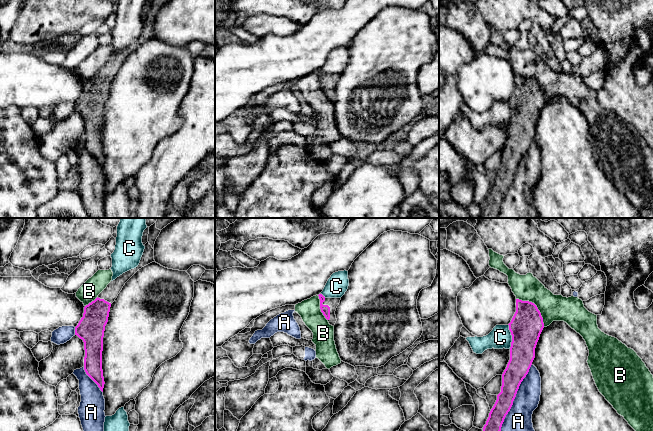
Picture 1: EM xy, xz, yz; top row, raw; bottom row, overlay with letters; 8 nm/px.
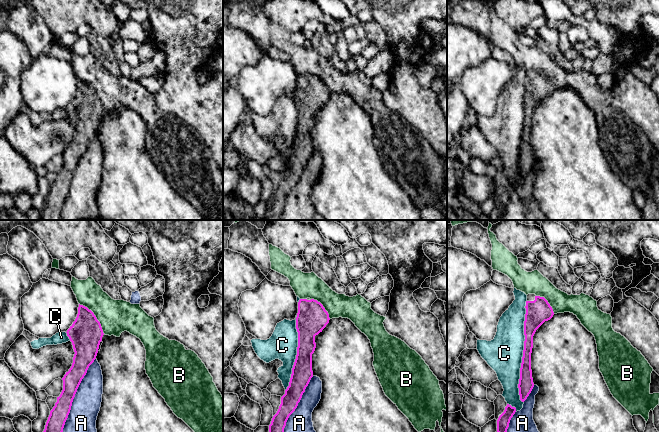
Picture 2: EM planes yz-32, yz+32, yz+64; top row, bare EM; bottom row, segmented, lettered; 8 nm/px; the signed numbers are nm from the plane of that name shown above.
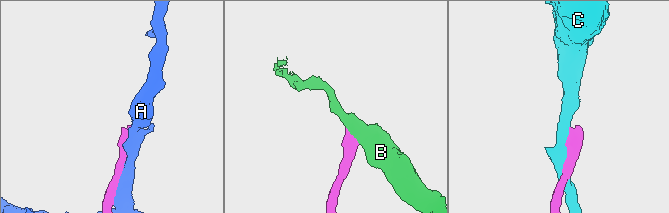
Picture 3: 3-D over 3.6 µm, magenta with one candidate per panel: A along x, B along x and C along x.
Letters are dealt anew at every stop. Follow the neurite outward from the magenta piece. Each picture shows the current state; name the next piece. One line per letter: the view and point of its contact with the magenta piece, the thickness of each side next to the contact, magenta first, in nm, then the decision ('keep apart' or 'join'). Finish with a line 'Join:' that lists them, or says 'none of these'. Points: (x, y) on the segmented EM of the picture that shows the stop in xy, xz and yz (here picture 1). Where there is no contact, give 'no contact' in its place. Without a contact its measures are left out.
A: yz (515, 396) | 180/200 nm | keep apart
B: yz (536, 306) | 260/220 nm | keep apart
C: yz (512, 336) | 260/180 nm | keep apart
Join: none of these

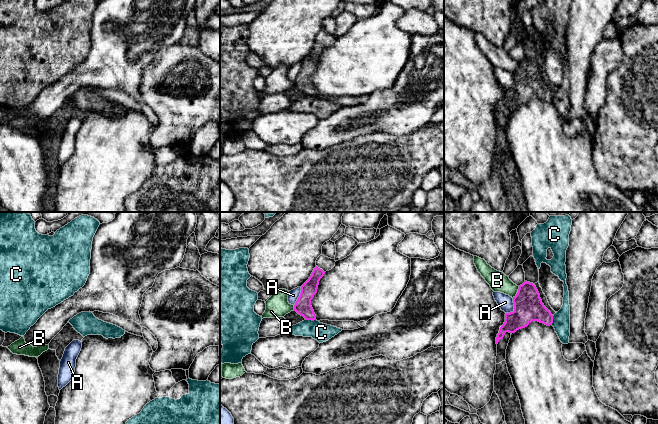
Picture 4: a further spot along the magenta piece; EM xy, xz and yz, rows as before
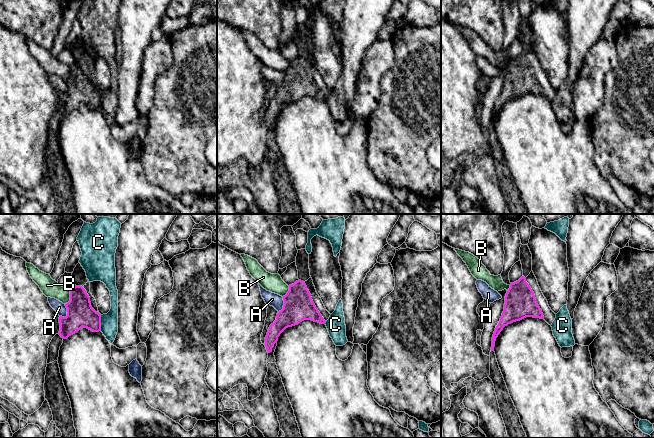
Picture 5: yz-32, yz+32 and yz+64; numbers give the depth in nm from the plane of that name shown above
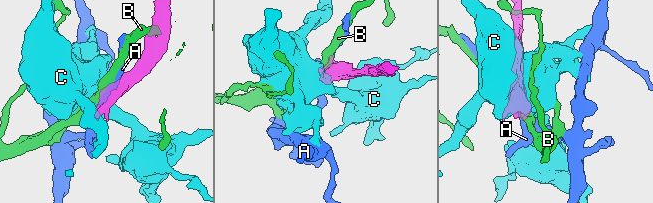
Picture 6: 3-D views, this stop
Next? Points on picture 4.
A: yz (514, 308) | 240/120 nm | keep apart
B: yz (517, 292) | 240/160 nm | keep apart
C: xz (311, 319) | 130/150 nm | keep apart
Join: none of these

